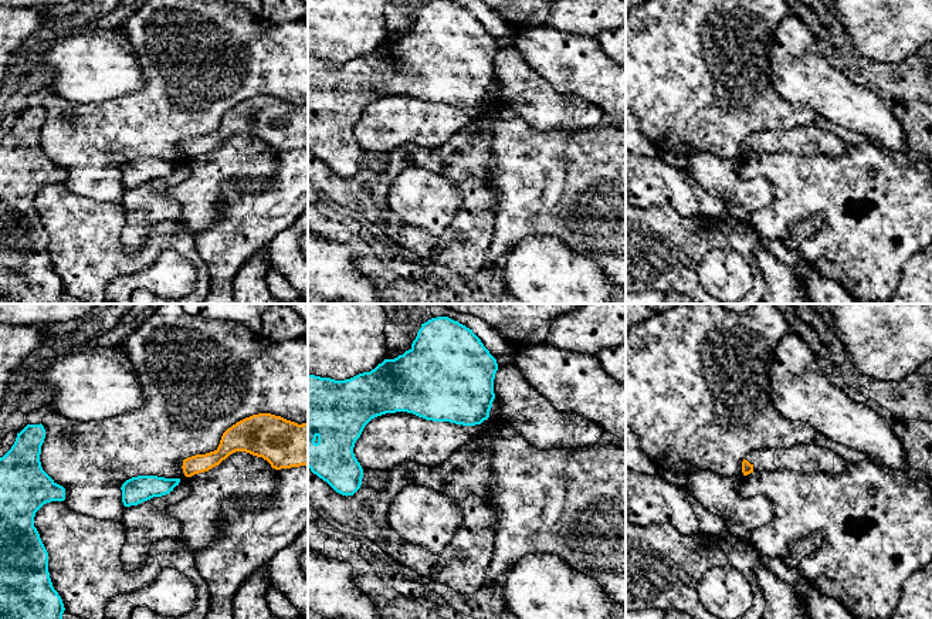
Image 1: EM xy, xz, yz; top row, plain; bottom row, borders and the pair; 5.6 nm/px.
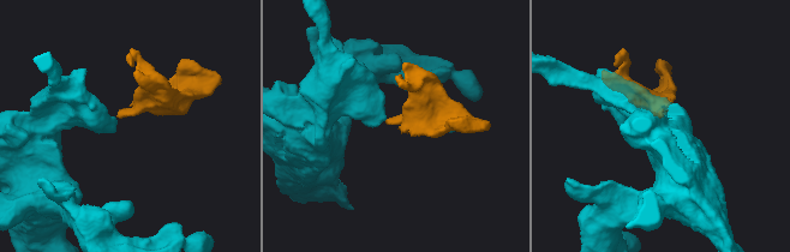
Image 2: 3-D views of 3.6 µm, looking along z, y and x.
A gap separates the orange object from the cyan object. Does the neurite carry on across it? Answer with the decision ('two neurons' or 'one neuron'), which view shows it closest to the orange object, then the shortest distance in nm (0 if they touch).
two neurons | xy | 40 nm

